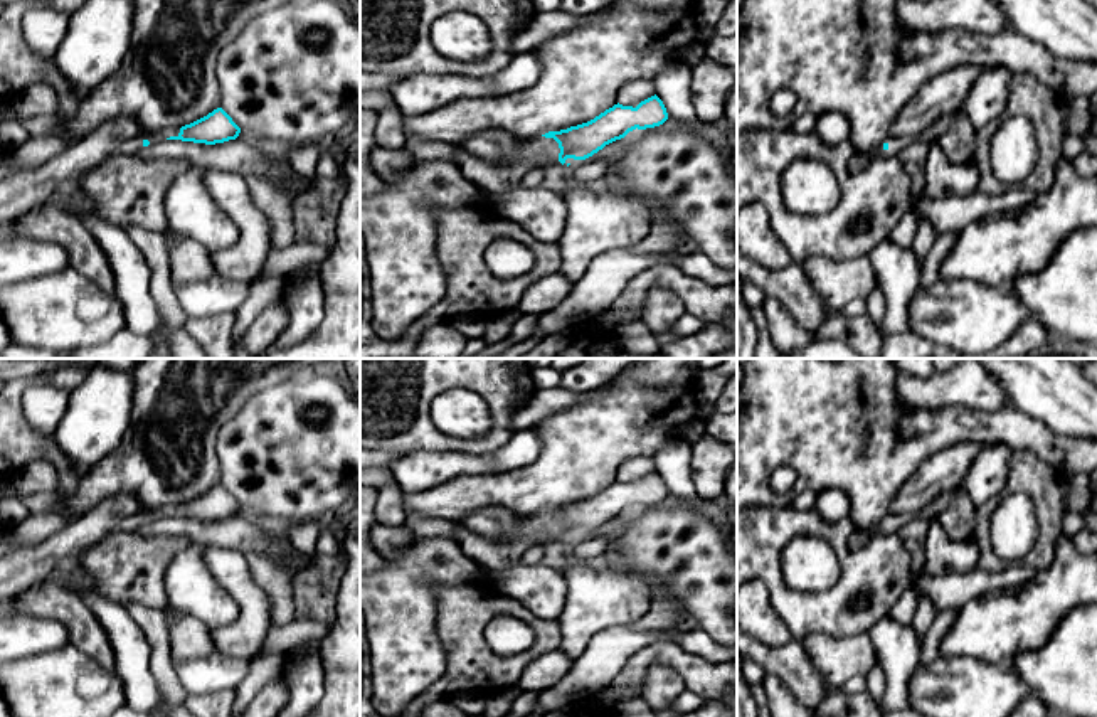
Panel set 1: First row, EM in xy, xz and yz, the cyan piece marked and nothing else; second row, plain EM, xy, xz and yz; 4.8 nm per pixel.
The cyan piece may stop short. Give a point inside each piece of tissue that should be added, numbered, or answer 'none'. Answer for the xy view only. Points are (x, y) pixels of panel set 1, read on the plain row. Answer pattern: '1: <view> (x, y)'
1: xy (135, 522)

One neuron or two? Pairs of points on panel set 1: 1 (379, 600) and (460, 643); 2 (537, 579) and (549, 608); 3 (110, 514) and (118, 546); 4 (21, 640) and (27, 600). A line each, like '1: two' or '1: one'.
1: two
2: one
3: two
4: two

